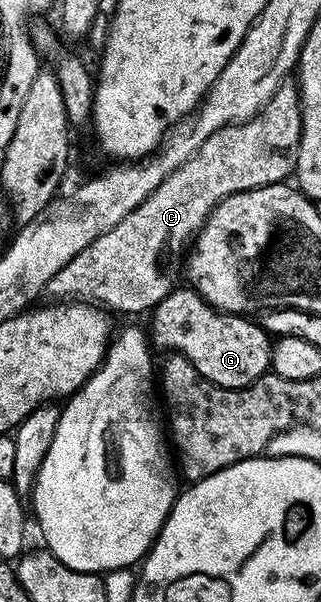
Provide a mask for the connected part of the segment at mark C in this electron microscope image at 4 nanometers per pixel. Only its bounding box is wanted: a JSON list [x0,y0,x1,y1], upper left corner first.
[46,80,300,315]

